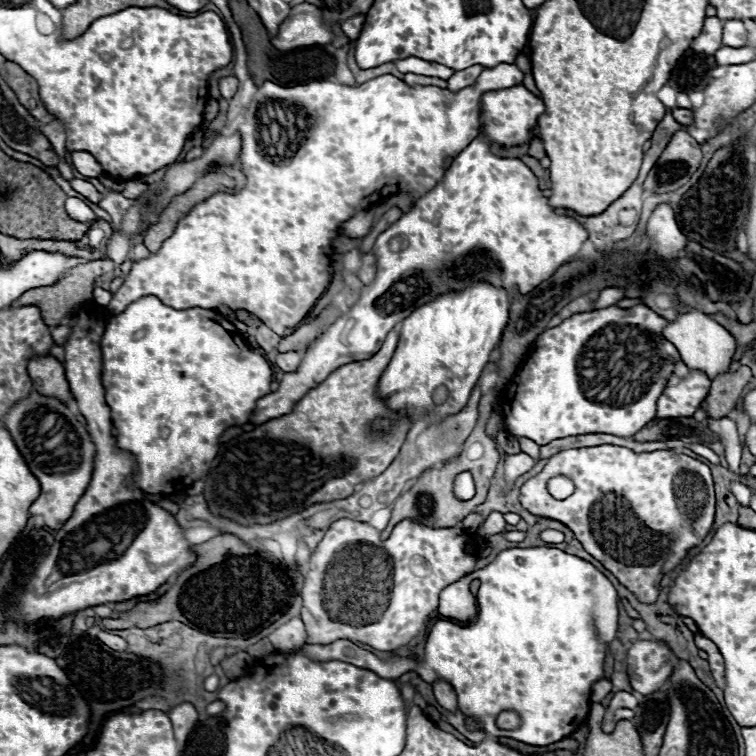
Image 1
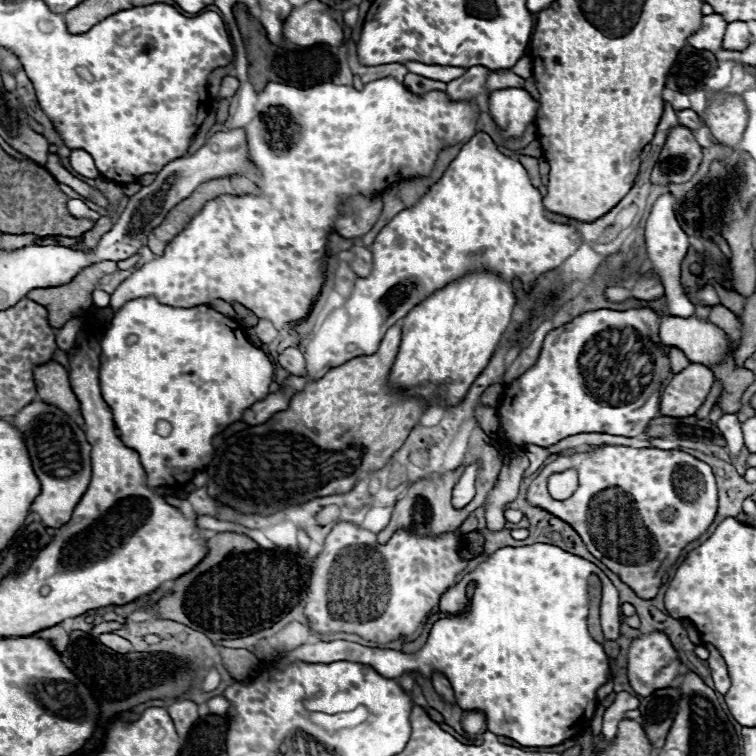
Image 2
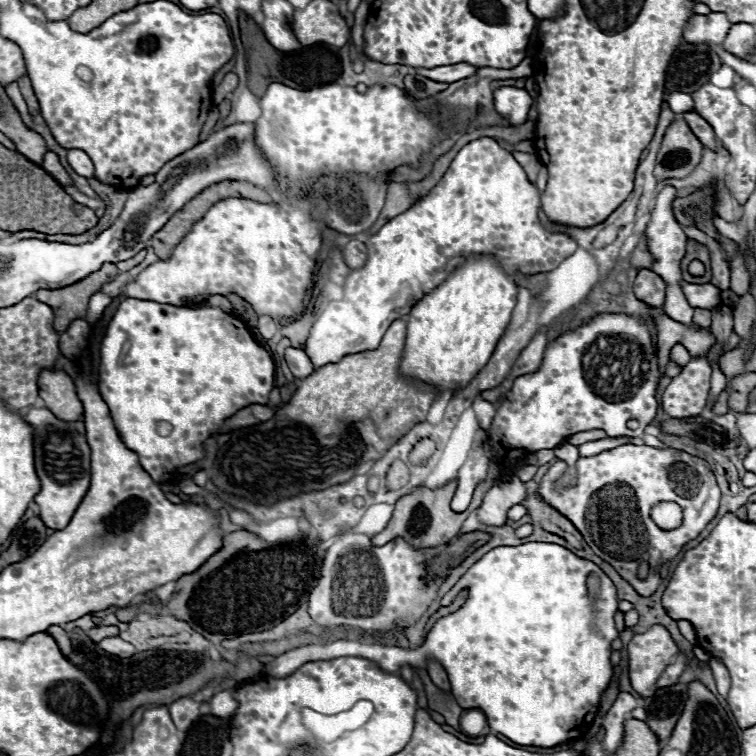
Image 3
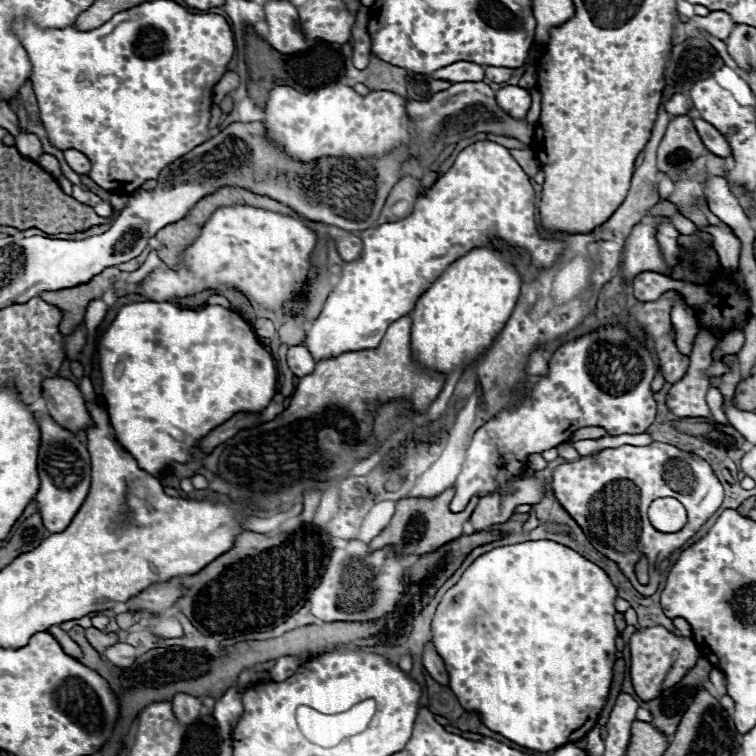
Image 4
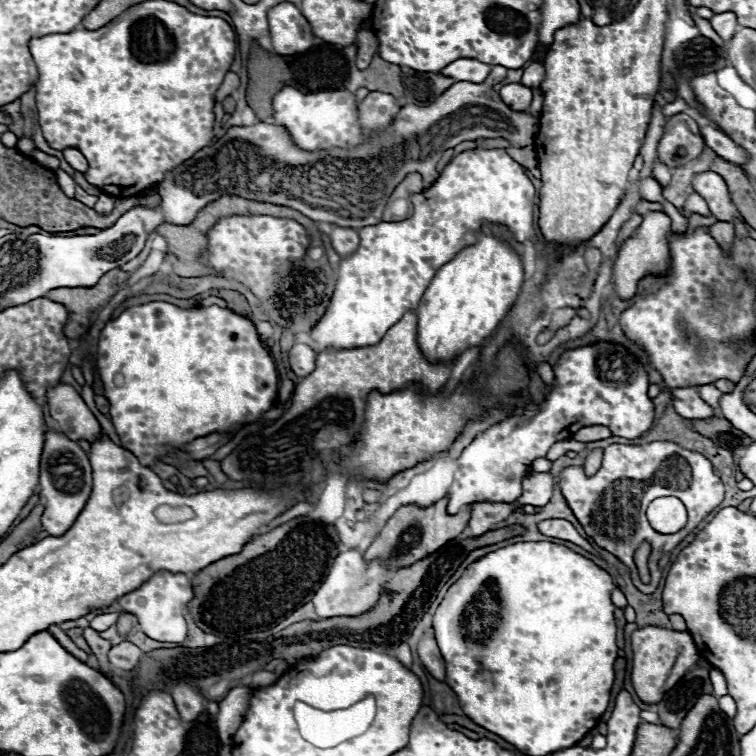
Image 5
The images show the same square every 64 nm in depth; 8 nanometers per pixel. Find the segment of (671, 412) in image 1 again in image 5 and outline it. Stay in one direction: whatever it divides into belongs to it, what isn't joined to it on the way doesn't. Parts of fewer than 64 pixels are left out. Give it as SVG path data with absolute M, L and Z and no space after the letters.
M684 386L684 388L674 388L672 390L672 404L674 410L682 418L710 418L714 416L714 410L700 398L698 386Z

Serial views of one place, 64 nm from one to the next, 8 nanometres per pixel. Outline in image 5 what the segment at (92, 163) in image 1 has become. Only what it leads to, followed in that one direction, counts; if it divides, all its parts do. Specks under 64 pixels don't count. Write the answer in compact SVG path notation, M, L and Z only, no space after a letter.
M66 148L66 150L64 150L64 158L66 158L66 162L68 162L74 170L78 170L78 172L86 172L86 170L88 170L86 158L84 158L76 148Z

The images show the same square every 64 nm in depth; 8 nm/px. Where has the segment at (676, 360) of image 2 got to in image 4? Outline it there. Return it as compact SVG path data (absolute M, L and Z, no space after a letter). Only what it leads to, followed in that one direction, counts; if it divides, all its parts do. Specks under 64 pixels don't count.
M676 300L670 312L670 320L676 326L676 346L678 352L684 356L690 356L692 352L692 342L698 334L698 324L692 314L692 308L684 300Z

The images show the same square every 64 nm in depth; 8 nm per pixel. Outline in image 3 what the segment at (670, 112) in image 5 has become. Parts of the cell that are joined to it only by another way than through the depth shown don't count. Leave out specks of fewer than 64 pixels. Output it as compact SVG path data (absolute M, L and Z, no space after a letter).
M672 92L668 96L668 104L670 104L672 112L676 112L676 114L684 114L684 112L690 112L694 108L692 96L684 94L684 92Z

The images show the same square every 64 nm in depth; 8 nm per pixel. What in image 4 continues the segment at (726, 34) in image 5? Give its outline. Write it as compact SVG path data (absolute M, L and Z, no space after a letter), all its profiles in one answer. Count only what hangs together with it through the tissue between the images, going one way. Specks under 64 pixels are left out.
M710 12L708 16L692 16L688 18L686 36L692 38L692 32L706 32L718 40L726 40L728 32L732 32L732 18L726 12Z

